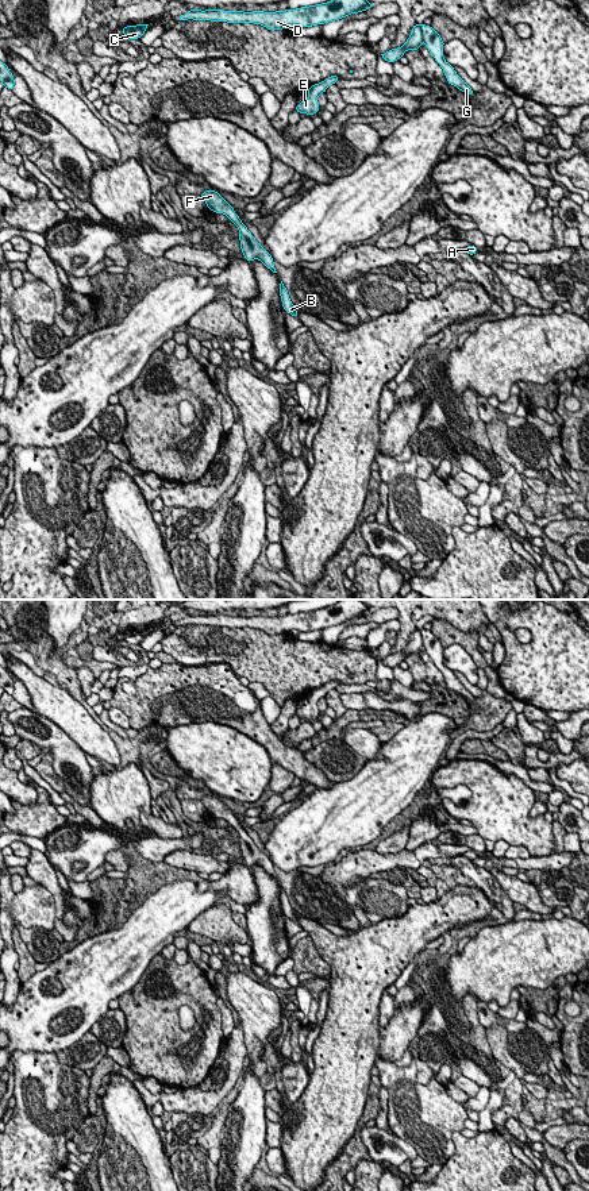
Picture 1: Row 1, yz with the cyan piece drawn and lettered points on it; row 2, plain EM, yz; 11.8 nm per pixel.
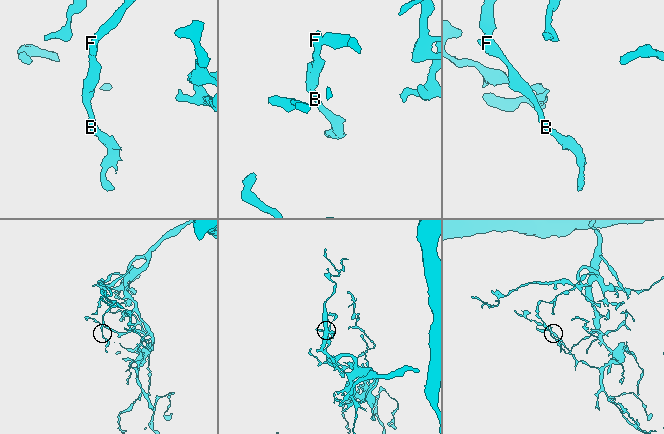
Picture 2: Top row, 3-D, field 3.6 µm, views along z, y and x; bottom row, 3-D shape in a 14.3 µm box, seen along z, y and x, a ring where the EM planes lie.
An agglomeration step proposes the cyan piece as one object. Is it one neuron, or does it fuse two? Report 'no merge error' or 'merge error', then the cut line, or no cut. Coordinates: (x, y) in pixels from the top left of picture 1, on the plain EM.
no merge error | no cut

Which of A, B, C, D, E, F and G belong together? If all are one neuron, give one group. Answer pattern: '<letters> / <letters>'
A B C D E F G

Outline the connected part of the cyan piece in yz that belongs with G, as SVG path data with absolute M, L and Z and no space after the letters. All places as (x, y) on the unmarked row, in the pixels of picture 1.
M416 628L411 635L409 643L401 652L392 654L381 660L385 666L394 667L400 664L407 655L408 656L412 654L419 655L423 647L426 648L426 652L428 654L431 660L443 674L447 687L450 690L457 691L459 695L467 699L474 699L473 694L457 679L457 677L454 675L454 671L451 671L449 667L444 666L444 662L443 662L444 647L431 631L426 631L426 629L420 631Z

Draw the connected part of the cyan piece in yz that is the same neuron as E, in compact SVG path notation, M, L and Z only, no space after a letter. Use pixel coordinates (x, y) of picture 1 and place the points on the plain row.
M331 681L331 682L326 683L324 686L308 693L308 695L307 695L308 704L301 706L300 709L297 709L296 716L299 718L307 718L307 720L317 718L317 716L320 714L319 708L317 708L317 702L322 698L324 698L330 690L336 689L338 685L339 685L338 681Z

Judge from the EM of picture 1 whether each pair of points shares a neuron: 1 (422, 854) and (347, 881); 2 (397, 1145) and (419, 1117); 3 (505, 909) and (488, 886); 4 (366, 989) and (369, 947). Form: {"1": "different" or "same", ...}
{"1": "same", "2": "different", "3": "same", "4": "same"}

